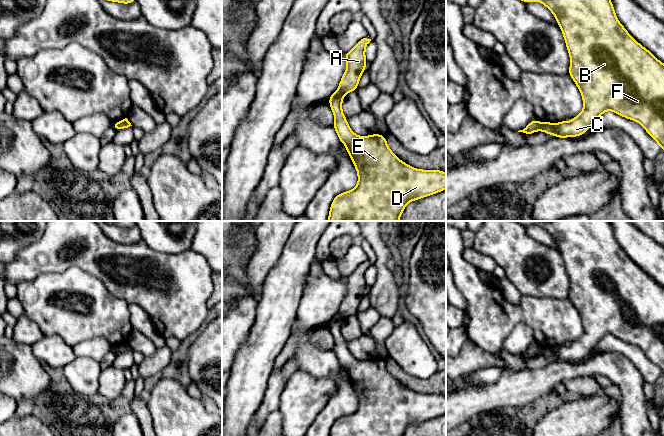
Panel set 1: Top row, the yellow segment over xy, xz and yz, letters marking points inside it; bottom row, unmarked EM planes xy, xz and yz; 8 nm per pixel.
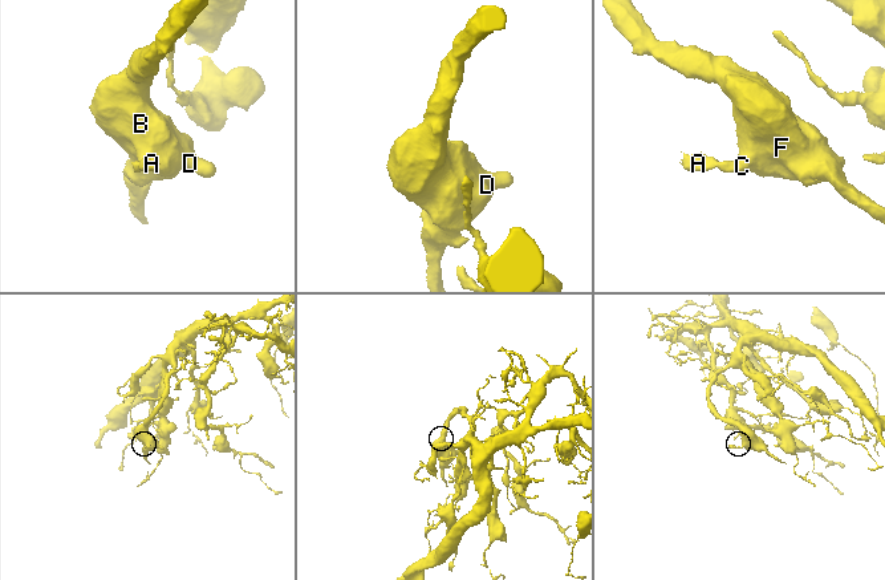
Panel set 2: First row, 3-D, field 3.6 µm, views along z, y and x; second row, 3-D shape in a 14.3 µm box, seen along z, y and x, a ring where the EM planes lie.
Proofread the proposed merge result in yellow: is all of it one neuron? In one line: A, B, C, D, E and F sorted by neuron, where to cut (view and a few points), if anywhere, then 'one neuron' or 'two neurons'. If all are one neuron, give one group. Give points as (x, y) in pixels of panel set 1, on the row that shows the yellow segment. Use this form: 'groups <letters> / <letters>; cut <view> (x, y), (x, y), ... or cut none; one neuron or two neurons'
groups A / B C D E F; cut yz (540, 123), (538, 129); two neurons

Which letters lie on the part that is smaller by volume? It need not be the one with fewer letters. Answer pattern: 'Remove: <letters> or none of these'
Remove: A

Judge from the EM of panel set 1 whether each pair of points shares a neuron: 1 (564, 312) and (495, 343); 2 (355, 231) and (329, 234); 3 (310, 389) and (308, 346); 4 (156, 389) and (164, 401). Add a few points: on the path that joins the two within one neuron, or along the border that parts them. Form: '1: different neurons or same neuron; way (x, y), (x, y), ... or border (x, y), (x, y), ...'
1: same neuron; way (545, 313), (517, 313), (506, 324)
2: same neuron; way (349, 231), (335, 231)
3: different neurons; border (297, 370), (307, 372), (316, 377), (332, 378)
4: same neuron; way (159, 392), (164, 398)

